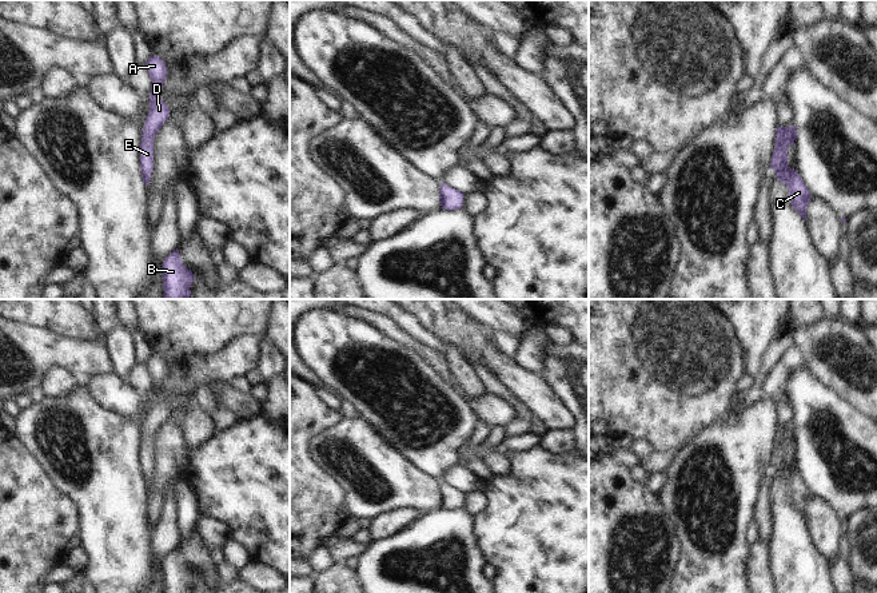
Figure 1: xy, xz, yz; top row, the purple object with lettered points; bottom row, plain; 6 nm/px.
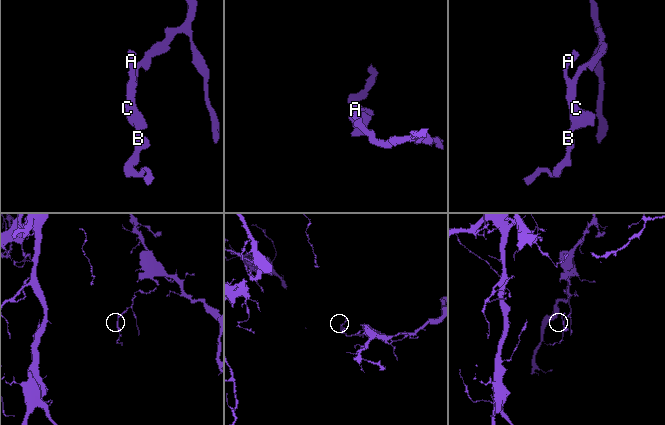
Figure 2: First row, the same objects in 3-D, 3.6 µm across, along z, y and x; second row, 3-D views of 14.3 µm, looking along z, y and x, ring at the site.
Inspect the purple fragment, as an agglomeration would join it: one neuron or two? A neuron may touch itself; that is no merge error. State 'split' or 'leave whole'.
leave whole

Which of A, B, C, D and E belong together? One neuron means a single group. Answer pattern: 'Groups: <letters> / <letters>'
Groups: A B C D E

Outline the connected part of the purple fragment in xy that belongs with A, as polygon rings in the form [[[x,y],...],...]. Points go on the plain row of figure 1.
[[[151,354],[145,362],[145,367],[152,381],[150,411],[141,430],[140,443],[140,467],[143,481],[147,485],[151,479],[151,473],[154,471],[154,438],[164,421],[170,417],[170,407],[160,397],[163,382],[167,375],[167,366],[164,361],[159,355]]]

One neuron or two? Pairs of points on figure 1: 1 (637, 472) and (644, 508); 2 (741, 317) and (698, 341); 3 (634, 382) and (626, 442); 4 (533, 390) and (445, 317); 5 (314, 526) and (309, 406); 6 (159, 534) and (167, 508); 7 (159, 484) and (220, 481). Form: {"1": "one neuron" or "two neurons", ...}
{"1": "two neurons", "2": "two neurons", "3": "two neurons", "4": "one neuron", "5": "one neuron", "6": "one neuron", "7": "two neurons"}

